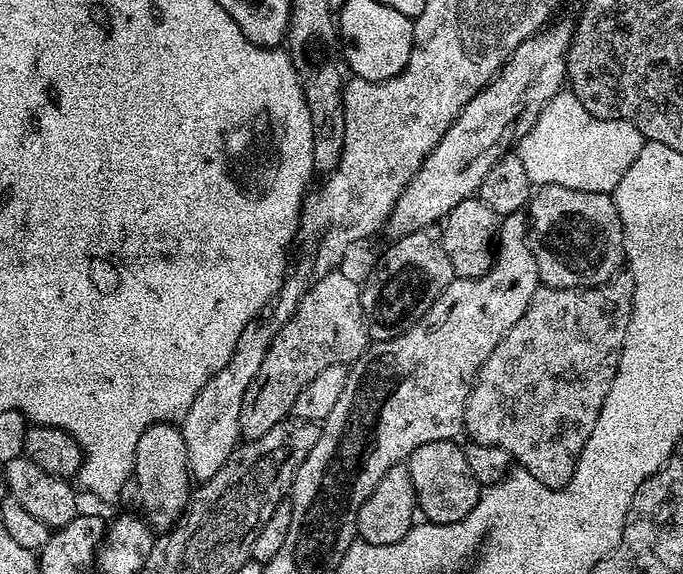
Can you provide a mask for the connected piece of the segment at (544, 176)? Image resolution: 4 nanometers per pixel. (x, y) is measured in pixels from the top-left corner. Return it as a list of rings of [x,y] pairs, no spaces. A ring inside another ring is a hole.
[[[562,90],[543,108],[530,131],[517,141],[516,154],[534,186],[552,184],[610,194],[641,152],[643,143],[643,136],[632,123],[598,119],[572,91]]]

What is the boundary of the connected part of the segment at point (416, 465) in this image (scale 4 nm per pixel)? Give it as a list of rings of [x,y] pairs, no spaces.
[[[456,440],[426,442],[426,446],[418,446],[418,450],[410,453],[406,461],[419,515],[429,524],[462,522],[480,497],[482,485],[470,474],[464,448],[458,445]]]

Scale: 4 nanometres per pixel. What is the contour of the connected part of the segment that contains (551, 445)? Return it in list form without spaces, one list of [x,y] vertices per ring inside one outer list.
[[[628,270],[617,272],[605,284],[599,284],[593,288],[549,288],[547,286],[537,288],[526,314],[522,314],[522,318],[518,318],[518,322],[510,326],[502,342],[498,342],[498,346],[490,350],[490,358],[486,358],[486,362],[480,368],[480,373],[476,375],[475,382],[472,383],[472,393],[468,395],[464,411],[464,432],[466,436],[469,436],[467,439],[473,444],[482,446],[502,446],[502,450],[510,453],[513,461],[523,471],[534,474],[534,478],[538,478],[538,482],[542,482],[548,488],[568,487],[570,478],[576,469],[576,463],[580,461],[580,455],[586,446],[586,438],[590,438],[590,430],[594,430],[594,422],[598,422],[602,402],[606,402],[606,394],[616,377],[616,367],[620,364],[622,346],[632,321],[633,298],[634,282],[631,271]]]

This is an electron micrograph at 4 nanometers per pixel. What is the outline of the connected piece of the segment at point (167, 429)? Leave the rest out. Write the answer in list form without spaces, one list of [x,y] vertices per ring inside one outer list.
[[[175,423],[150,426],[138,440],[138,450],[134,454],[134,488],[135,484],[148,511],[147,523],[157,533],[167,533],[185,515],[194,481],[188,471],[188,444]]]

